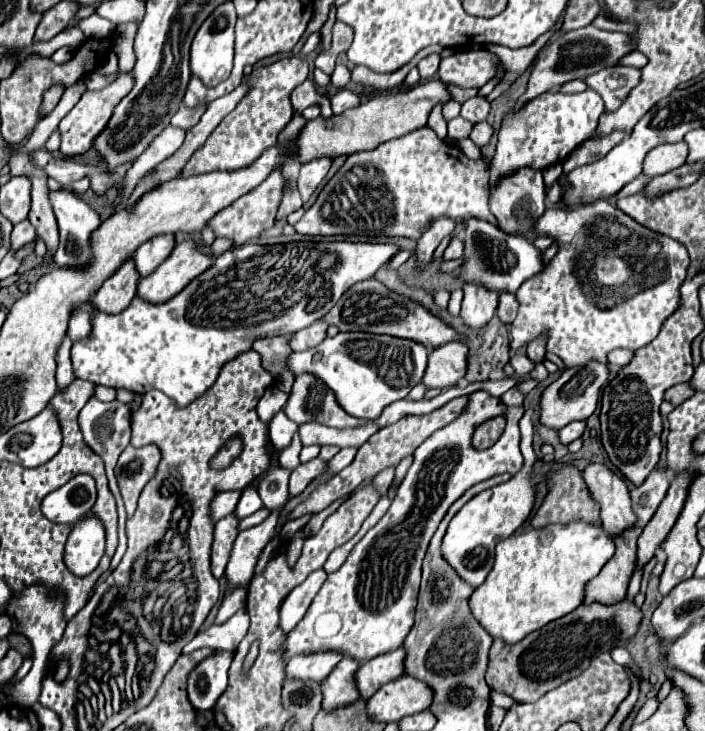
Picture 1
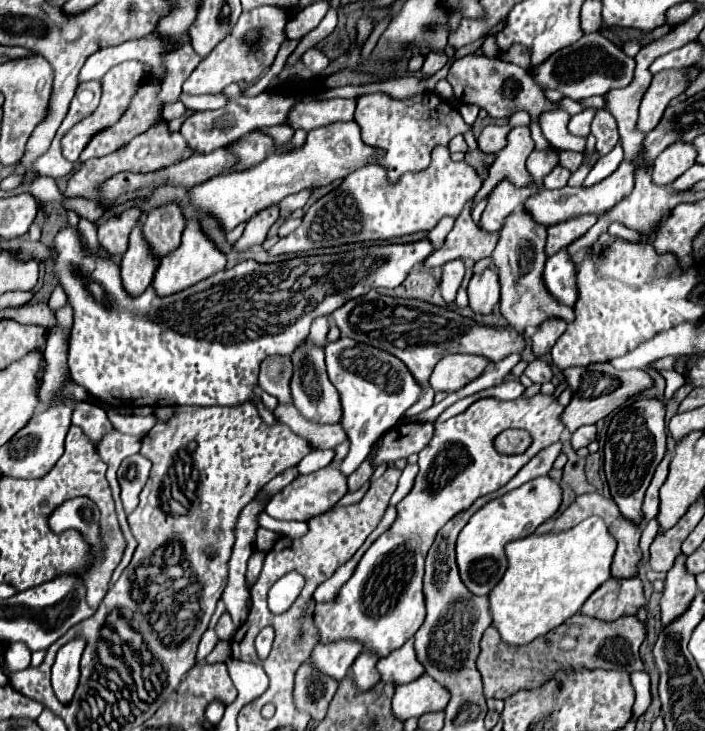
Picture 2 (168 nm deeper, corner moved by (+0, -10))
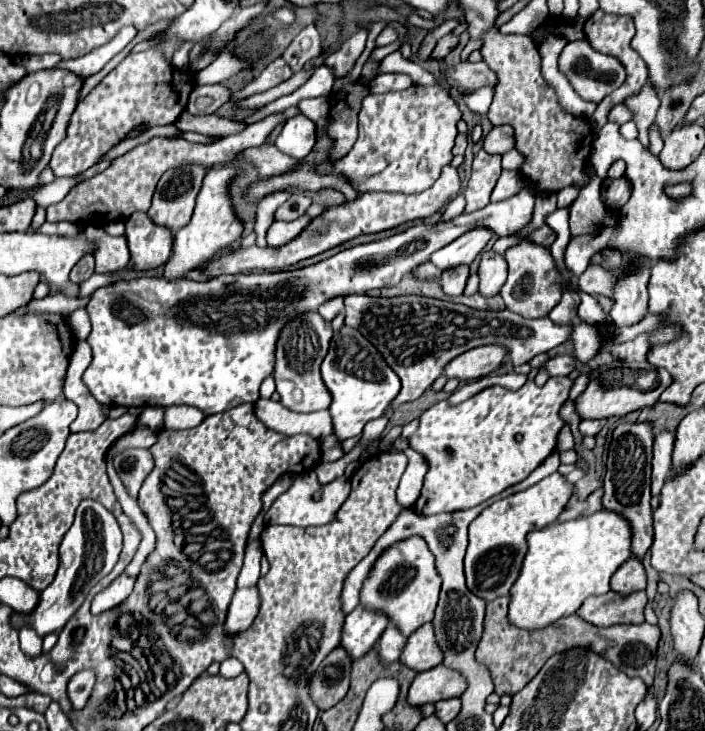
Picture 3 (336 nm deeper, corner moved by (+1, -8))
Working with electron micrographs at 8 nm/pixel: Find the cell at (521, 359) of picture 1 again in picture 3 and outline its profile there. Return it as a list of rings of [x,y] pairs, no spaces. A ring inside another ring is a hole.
[[[557,356],[547,360],[545,364],[549,376],[569,376],[575,370],[575,358],[573,356]]]

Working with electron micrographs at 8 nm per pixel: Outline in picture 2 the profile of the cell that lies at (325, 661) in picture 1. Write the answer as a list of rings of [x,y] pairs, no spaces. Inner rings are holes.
[[[334,642],[334,644],[318,644],[308,662],[314,666],[316,672],[334,678],[336,682],[340,682],[348,668],[350,662],[354,662],[354,658],[362,652],[362,646],[358,646],[358,642]]]

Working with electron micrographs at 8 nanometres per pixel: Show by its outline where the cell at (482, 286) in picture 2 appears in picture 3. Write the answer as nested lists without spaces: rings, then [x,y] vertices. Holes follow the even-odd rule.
[[[485,252],[479,266],[479,292],[483,296],[495,296],[507,280],[507,262],[501,254]]]

